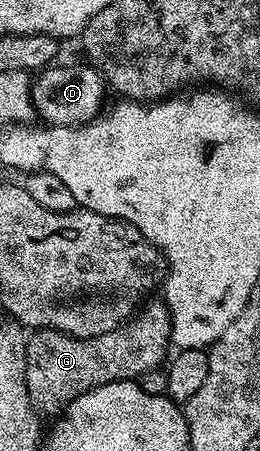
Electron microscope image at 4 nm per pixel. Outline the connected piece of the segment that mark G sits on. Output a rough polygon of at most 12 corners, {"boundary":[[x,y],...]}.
{"boundary":[[143,304],[99,337],[31,332],[30,402],[57,418],[113,381],[155,372],[170,312]]}

